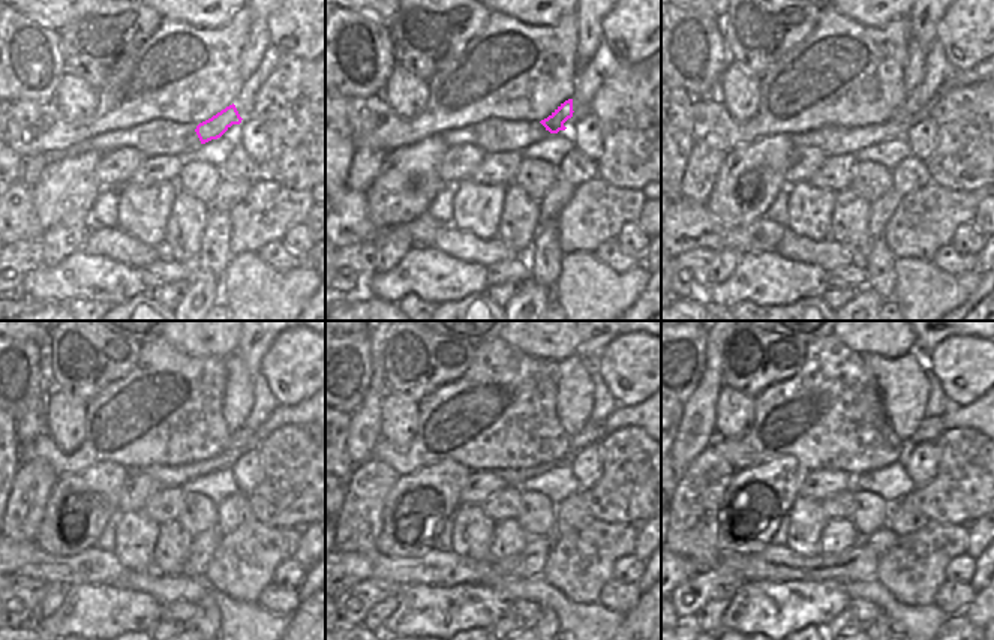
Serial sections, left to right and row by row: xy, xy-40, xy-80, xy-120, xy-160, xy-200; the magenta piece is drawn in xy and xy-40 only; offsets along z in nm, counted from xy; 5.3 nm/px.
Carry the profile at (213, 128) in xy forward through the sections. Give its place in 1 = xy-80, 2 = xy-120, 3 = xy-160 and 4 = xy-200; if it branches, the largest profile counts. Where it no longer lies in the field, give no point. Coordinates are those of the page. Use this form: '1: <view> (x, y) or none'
1: xy-80 (904, 110)
2: xy-120 (242, 436)
3: xy-160 (591, 433)
4: xy-200 (930, 429)

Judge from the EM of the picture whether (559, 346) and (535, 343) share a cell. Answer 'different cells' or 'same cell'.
same cell

